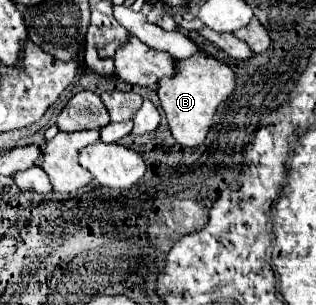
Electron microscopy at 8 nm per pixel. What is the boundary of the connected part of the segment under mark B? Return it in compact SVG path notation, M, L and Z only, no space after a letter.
M197 54L187 60L177 62L177 74L173 78L163 78L159 82L159 102L167 114L167 122L173 138L187 148L195 148L205 142L209 132L209 116L207 116L207 92L225 92L231 94L235 90L235 72L207 54Z

